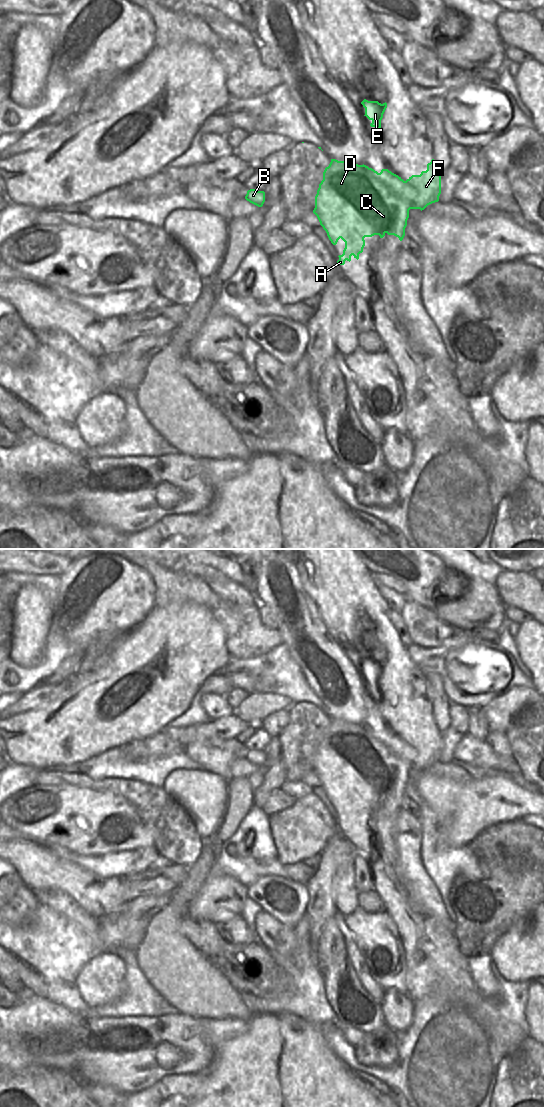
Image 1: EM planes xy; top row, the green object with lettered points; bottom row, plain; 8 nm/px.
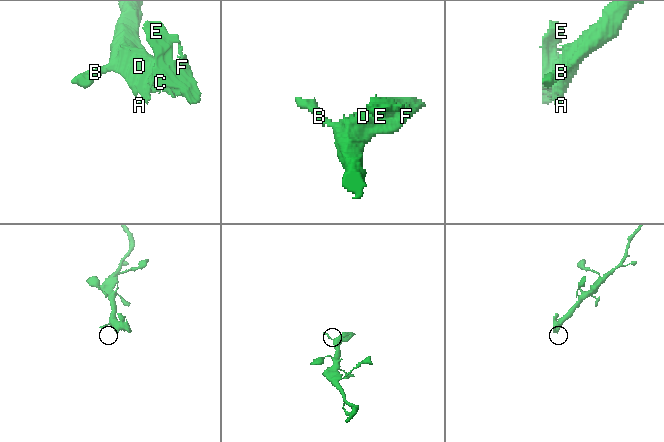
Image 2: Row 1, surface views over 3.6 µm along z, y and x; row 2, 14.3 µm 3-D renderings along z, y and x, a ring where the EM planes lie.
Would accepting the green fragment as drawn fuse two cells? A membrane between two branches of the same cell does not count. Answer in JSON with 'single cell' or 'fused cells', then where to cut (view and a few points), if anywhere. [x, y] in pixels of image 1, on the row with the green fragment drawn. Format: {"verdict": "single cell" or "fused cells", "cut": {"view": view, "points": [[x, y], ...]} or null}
{"verdict": "fused cells", "cut": {"view": "xy", "points": [[368, 168], [404, 198], [409, 199], [412, 202], [413, 208]]}}

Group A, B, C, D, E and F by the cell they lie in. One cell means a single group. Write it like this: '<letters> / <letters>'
A B C D / E F

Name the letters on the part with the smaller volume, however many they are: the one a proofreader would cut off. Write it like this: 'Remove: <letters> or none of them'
Remove: E, F

